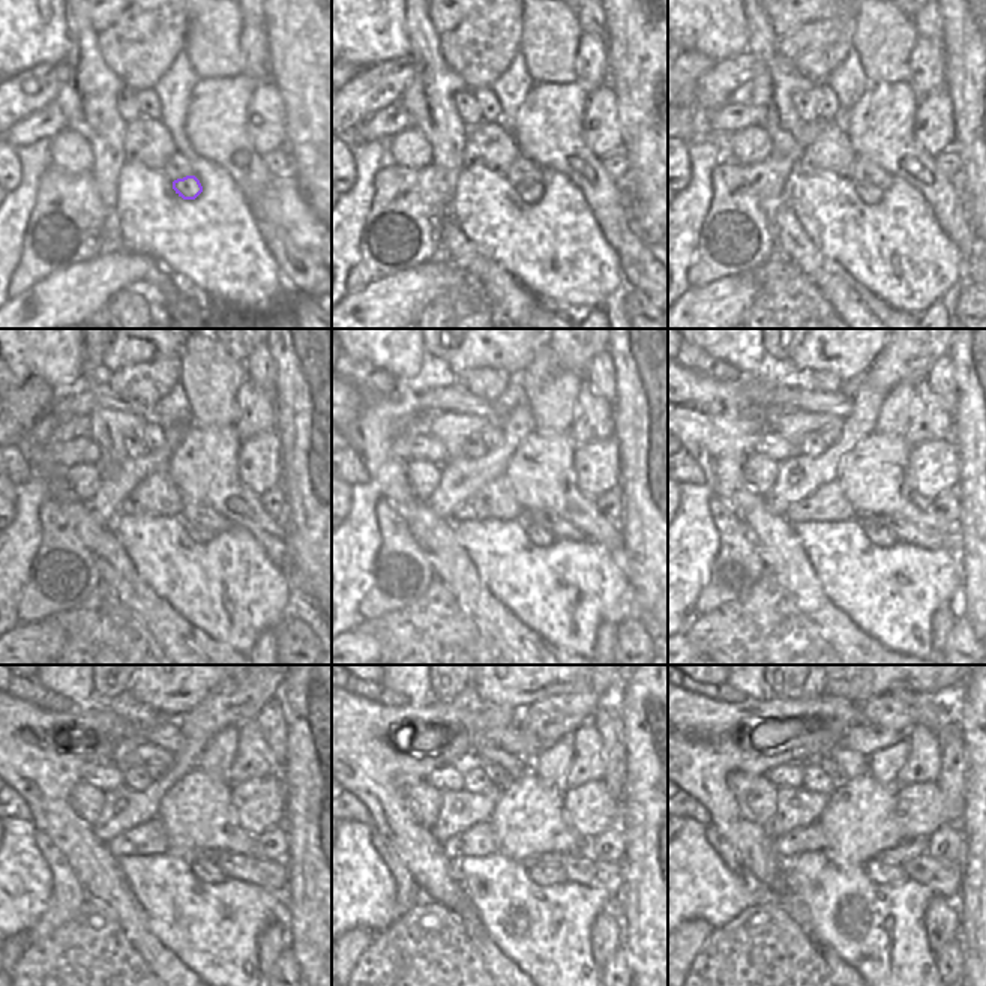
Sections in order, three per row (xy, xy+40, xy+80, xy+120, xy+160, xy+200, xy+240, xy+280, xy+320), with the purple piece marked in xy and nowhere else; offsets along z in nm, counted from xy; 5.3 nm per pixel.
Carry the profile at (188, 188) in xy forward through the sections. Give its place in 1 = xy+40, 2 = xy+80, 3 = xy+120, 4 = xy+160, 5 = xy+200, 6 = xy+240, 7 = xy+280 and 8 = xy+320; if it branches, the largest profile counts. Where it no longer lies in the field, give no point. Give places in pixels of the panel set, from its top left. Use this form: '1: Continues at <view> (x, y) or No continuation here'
1: Continues at xy+40 (530, 192)
2: Continues at xy+80 (869, 194)
3: Continues at xy+120 (200, 535)
4: Continues at xy+160 (538, 535)
5: Continues at xy+200 (878, 535)
6: Continues at xy+240 (207, 872)
7: Continues at xy+280 (542, 874)
8: Continues at xy+320 (878, 872).

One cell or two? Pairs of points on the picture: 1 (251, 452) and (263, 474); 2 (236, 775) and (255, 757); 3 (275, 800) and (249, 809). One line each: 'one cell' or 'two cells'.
1: one cell
2: one cell
3: one cell

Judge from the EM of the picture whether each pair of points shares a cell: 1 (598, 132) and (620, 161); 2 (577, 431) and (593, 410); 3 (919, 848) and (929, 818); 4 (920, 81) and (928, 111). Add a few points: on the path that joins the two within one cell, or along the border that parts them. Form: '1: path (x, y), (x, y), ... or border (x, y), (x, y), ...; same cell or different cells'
1: border (622, 150), (599, 158); different cells
2: path (581, 426), (593, 414); same cell
3: border (928, 838), (905, 839); different cells
4: border (943, 87), (920, 98); different cells

